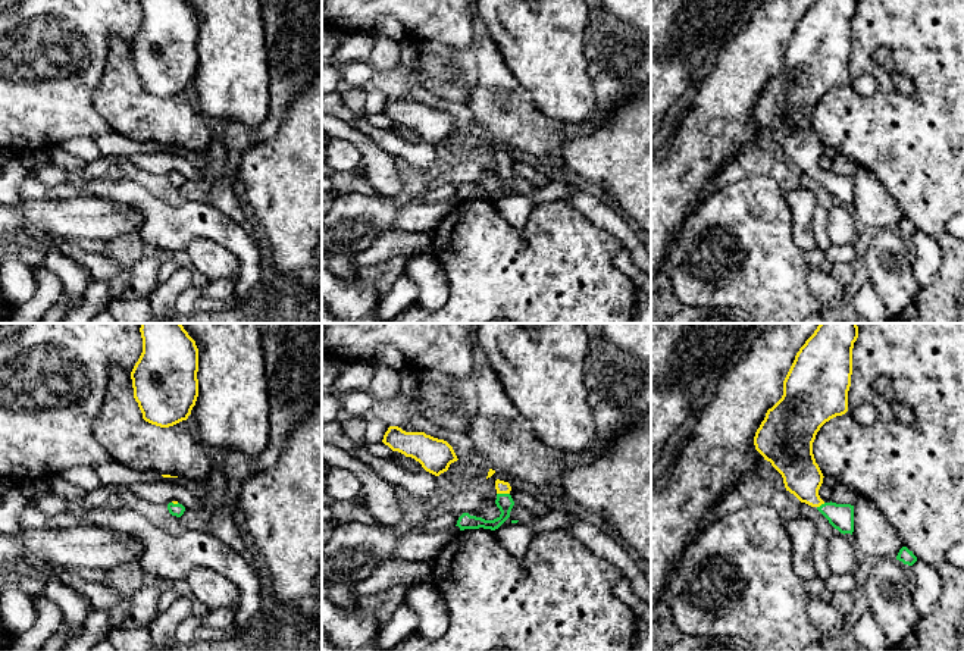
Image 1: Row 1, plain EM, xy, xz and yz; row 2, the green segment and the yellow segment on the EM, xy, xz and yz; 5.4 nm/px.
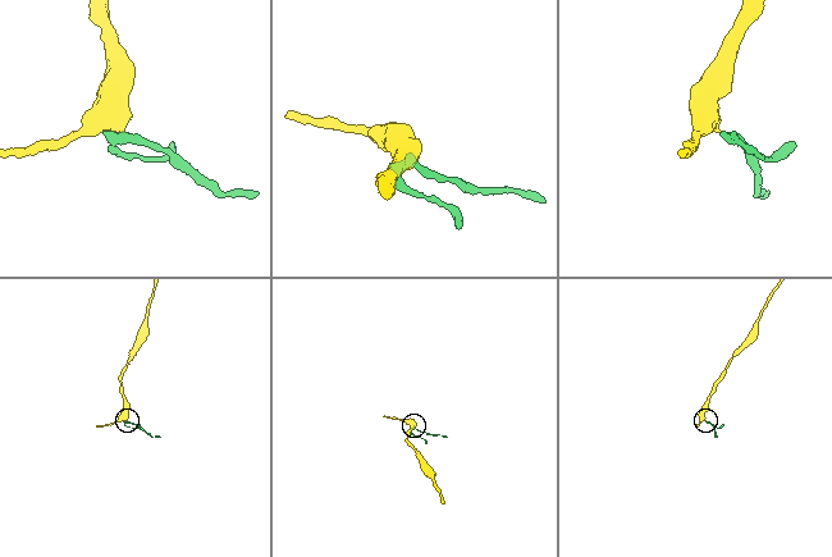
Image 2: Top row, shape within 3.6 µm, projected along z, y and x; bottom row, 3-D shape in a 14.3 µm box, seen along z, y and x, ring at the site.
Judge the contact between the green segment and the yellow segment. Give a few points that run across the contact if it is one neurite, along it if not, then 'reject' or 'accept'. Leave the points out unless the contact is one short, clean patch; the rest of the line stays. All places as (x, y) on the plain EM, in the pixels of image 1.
line xz (504, 172), (503, 165), (501, 157); accept

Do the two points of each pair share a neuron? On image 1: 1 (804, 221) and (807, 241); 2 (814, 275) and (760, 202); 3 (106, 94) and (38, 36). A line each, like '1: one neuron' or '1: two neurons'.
1: one neuron
2: two neurons
3: two neurons

